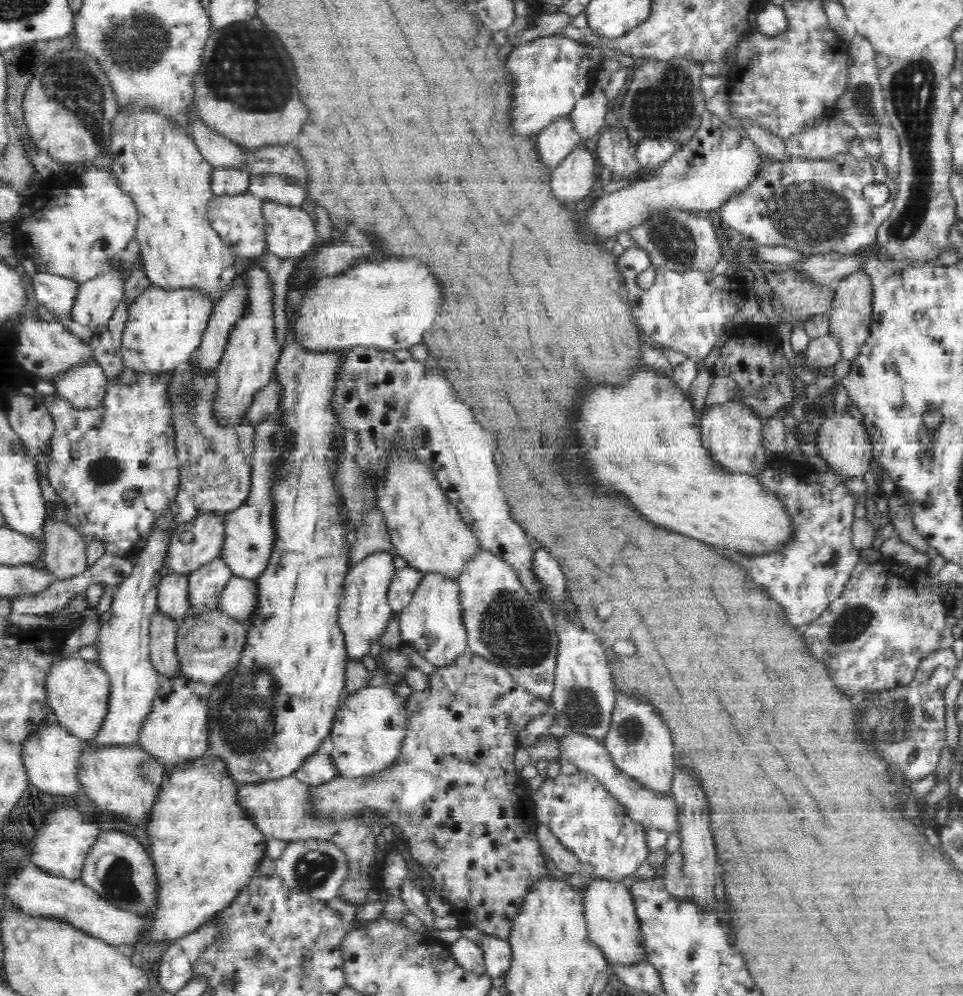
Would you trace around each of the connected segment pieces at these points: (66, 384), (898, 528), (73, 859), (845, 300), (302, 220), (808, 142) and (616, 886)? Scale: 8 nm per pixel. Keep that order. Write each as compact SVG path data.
M97 363L68 372L53 380L57 394L80 411L98 411L108 395L108 380Z
M896 487L888 496L888 516L887 521L895 527L896 535L899 538L913 546L916 550L925 553L930 548L930 543L924 537L924 533L918 531L916 525L916 515L914 515L914 506L926 510L930 506L929 500L917 502L911 498L911 494L902 487Z
M70 808L70 810L52 814L50 820L40 822L38 826L40 833L39 838L35 840L34 865L42 871L64 876L68 880L80 879L90 852L104 833L104 828L100 826L99 820L90 821L80 810Z
M866 269L846 273L835 287L830 308L830 333L840 337L843 358L854 360L869 337L874 318L874 281Z
M262 199L267 249L279 257L295 257L308 252L315 243L317 229L301 207Z
M840 118L820 122L812 130L806 130L804 134L794 136L786 140L787 152L793 159L807 160L807 162L834 162L840 156L850 155L852 144L856 142L857 132L850 121L841 120Z
M608 879L594 882L588 886L586 895L583 895L588 925L588 934L600 950L603 950L607 960L614 966L638 967L649 964L646 945L644 945L644 933L642 933L642 921L636 914L635 897L630 890L630 883L626 881L611 881Z

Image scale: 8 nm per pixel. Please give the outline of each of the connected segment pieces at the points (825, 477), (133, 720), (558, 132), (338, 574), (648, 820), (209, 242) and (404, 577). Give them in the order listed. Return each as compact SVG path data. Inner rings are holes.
M770 462L756 477L767 488L775 490L794 515L796 536L794 544L784 552L758 556L758 560L752 557L752 562L744 564L744 568L750 568L752 576L756 576L756 580L760 580L772 596L788 608L792 624L808 624L808 620L820 616L848 584L860 554L852 543L852 526L856 504L862 498L848 486L852 476L836 471L830 465L820 472L808 472L802 476L796 470L790 470L786 462Z
M174 501L153 520L149 533L142 539L146 545L141 548L136 564L133 564L130 576L115 588L109 610L101 616L100 660L112 681L112 696L108 716L94 739L99 748L137 746L144 724L152 712L152 706L159 693L159 678L156 669L149 661L149 616L157 604L158 588L162 578L162 566L168 556L175 529L179 525L180 507Z
M570 113L557 116L557 119L544 125L538 132L538 140L544 160L548 160L552 166L556 166L576 144L583 141L574 127Z
M287 336L286 339L286 348L282 351L282 356L280 356L279 364L275 367L276 378L278 378L285 387L285 398L283 409L286 410L288 414L282 414L285 416L287 422L291 422L291 432L296 435L294 438L294 448L292 448L292 454L286 456L286 464L282 466L280 470L280 477L282 481L279 483L275 494L277 494L276 500L276 523L278 523L278 540L274 544L274 551L270 558L270 564L266 568L266 572L262 576L259 576L256 581L260 585L260 610L258 610L258 616L254 618L254 624L249 626L249 637L246 644L246 649L244 650L244 656L242 656L242 662L240 666L236 668L236 671L231 676L228 676L220 684L217 684L217 692L212 696L212 716L210 716L210 748L209 752L214 753L214 755L220 755L228 767L231 768L232 775L236 777L236 781L242 785L256 785L258 783L268 782L269 780L280 780L288 776L296 774L296 770L299 770L300 766L303 766L304 762L312 754L316 754L320 750L320 746L329 739L331 730L336 718L336 712L340 708L341 701L344 699L346 694L346 664L348 658L348 653L345 645L345 635L343 629L340 627L339 623L339 612L340 612L340 603L342 600L342 595L344 592L344 577L346 576L347 568L347 550L348 541L346 538L343 538L343 532L337 524L337 512L333 508L334 494L334 483L332 483L332 464L333 464L333 452L329 449L329 444L331 443L331 434L334 431L340 432L340 429L336 427L336 421L334 421L334 413L328 409L328 399L330 397L330 392L332 392L332 384L334 384L334 370L336 370L336 362L338 358L342 356L342 352L335 354L308 354L304 353L302 349L298 348L293 344L291 336ZM264 740L264 746L270 746L272 750L268 748L260 748L260 752L256 750L256 746L260 746ZM254 748L254 754L264 754L264 762L270 764L270 774L266 774L264 778L266 780L260 780L262 774L248 774L248 772L242 772L238 770L238 756L240 752L250 752Z
M568 727L554 737L557 740L560 760L575 764L580 771L594 775L599 783L625 806L626 816L630 820L638 821L644 826L676 832L677 816L673 798L669 796L664 800L655 798L648 790L641 788L634 779L626 776L612 760L605 741L599 741L597 738Z
M128 101L124 103L124 106L120 106L120 110L112 116L109 120L109 140L107 142L108 148L106 148L105 158L109 160L107 168L116 177L120 188L130 195L133 200L134 206L137 212L137 227L135 232L135 239L139 242L140 255L143 262L143 270L150 282L158 283L162 287L183 287L184 285L198 285L198 287L204 287L204 289L210 289L214 291L216 300L221 293L221 290L233 279L236 272L239 271L236 262L238 257L232 252L228 251L224 246L219 234L211 227L210 221L207 217L209 202L213 199L215 194L213 193L211 182L212 174L214 172L214 165L203 156L200 151L199 144L196 143L196 139L192 137L189 129L186 125L178 123L178 119L172 117L172 113L166 113L162 109L158 109L154 103L138 103L138 101Z
M412 565L397 569L388 592L388 600L392 611L401 611L410 604L412 595L424 573L422 569Z

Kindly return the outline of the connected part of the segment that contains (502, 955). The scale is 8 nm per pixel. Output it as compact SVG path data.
M460 924L459 931L462 937L474 939L484 949L486 973L492 978L506 976L512 967L512 947L506 940L482 936L474 927Z

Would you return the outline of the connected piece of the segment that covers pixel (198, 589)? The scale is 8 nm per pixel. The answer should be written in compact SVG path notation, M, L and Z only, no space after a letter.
M222 555L201 564L190 572L191 604L217 609L217 598L233 576L232 567Z

